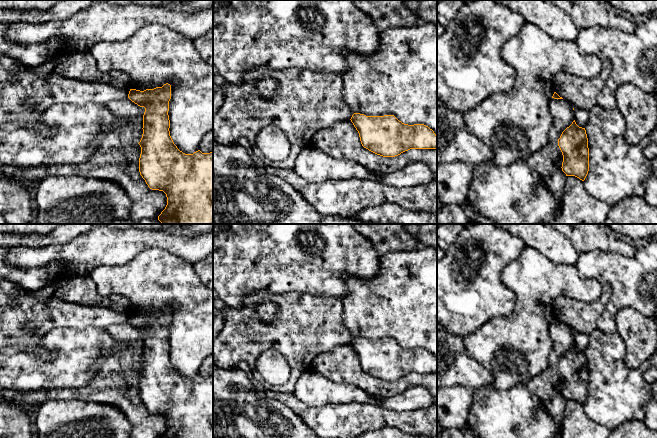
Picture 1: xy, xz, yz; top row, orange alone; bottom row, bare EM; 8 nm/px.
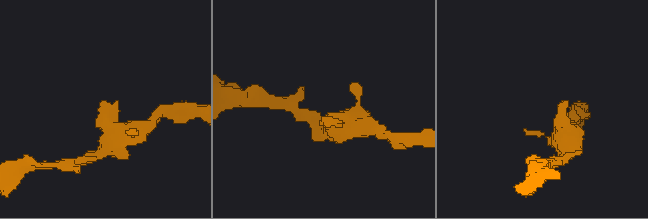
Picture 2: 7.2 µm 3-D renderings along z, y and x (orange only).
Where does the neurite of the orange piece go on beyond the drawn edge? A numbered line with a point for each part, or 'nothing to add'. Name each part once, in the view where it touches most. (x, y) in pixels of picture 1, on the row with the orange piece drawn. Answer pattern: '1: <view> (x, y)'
nothing to add

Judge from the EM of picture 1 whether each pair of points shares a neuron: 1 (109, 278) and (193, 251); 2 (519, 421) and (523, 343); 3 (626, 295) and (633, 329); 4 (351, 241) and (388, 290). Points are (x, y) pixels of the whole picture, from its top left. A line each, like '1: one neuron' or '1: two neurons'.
1: two neurons
2: two neurons
3: two neurons
4: two neurons

